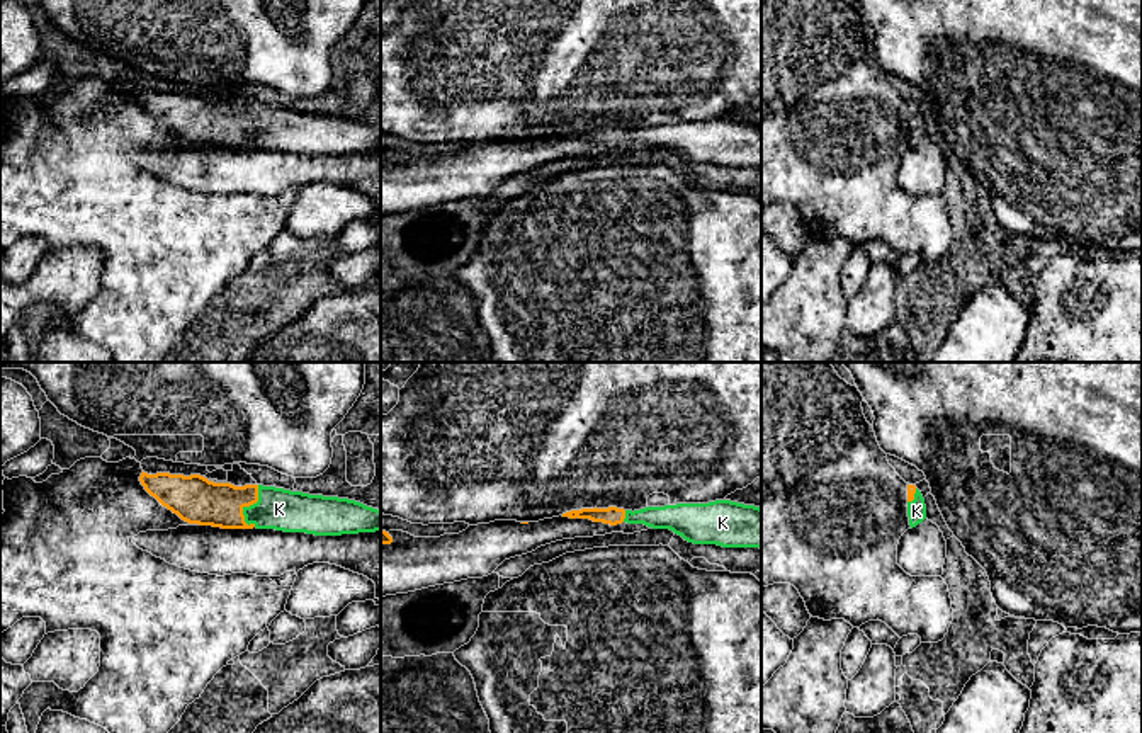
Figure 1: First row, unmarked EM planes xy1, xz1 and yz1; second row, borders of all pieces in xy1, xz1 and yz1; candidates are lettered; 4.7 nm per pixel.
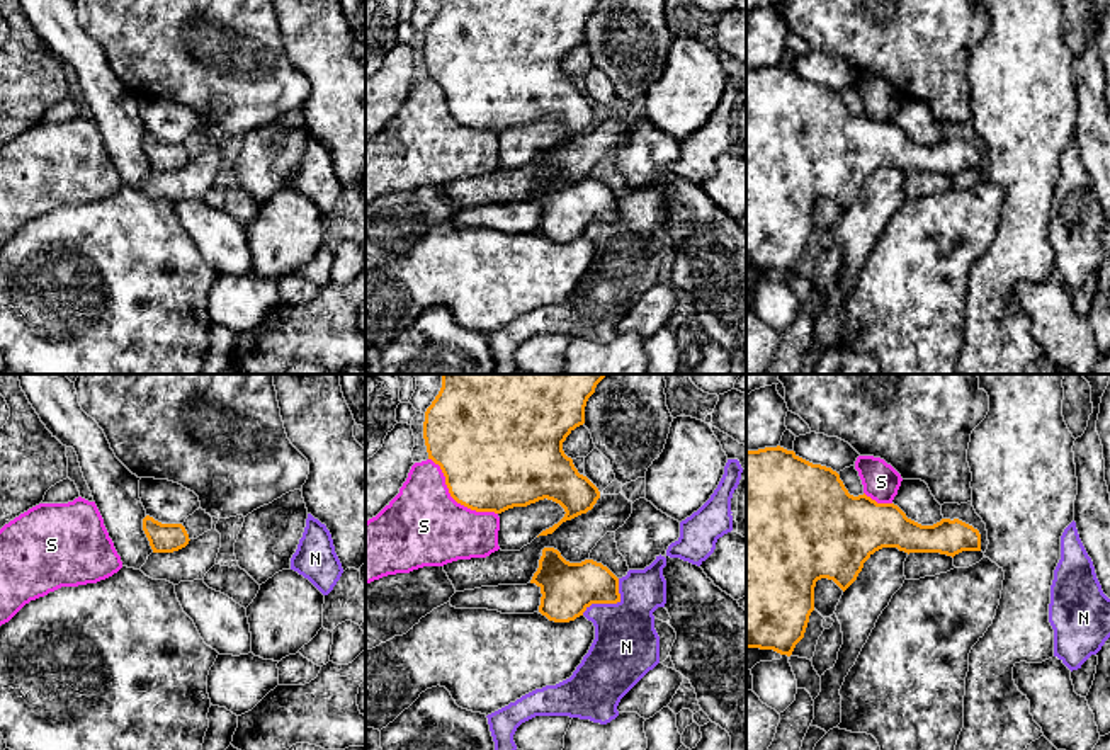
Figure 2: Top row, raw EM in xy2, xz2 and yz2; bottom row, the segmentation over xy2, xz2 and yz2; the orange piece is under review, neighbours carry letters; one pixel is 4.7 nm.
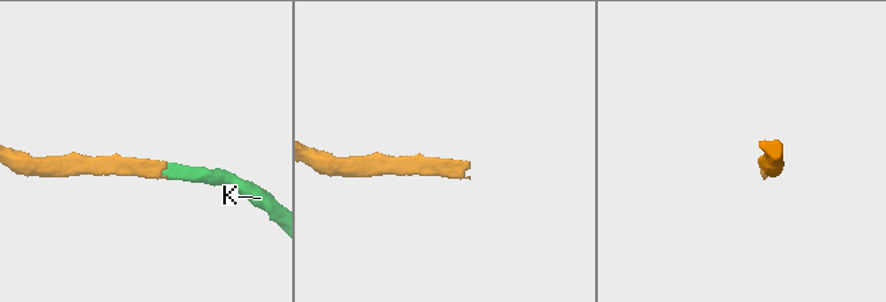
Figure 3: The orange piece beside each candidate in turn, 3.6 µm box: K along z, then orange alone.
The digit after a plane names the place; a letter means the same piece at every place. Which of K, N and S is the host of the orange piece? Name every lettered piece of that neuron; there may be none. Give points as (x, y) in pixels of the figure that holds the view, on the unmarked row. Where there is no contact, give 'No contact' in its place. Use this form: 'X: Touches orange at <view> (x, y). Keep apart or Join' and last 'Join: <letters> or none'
K: Touches orange at xy1 (248, 125). Join
N: Touches orange at xz2 (611, 221). Keep apart
S: Touches orange at xz2 (454, 118). Keep apart
Join: K

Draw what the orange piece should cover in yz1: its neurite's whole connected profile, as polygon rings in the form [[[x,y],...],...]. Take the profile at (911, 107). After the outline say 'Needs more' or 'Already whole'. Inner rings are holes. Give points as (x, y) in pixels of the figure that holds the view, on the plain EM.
[[[907,104],[907,136],[911,148],[926,138],[924,117],[914,104]]]. Needs more

